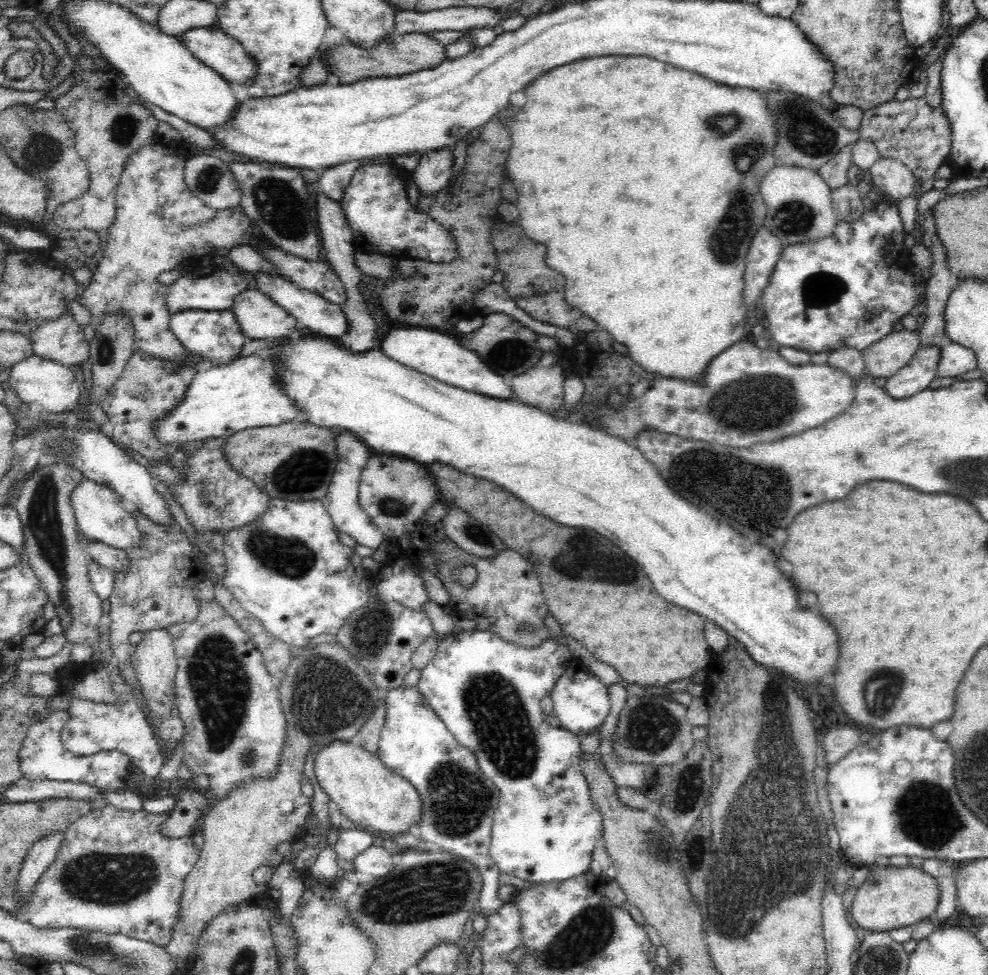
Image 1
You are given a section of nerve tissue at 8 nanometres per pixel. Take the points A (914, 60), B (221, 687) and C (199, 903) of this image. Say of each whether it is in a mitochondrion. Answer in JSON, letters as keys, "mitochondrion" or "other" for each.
{"A":"other","B":"mitochondrion","C":"other"}

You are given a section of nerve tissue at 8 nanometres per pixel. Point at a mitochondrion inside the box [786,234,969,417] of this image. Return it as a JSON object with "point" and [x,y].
{"point":[819,290]}

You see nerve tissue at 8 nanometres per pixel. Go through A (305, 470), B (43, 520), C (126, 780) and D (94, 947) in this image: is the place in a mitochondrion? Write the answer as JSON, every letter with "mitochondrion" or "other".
{"A":"mitochondrion","B":"mitochondrion","C":"other","D":"mitochondrion"}

